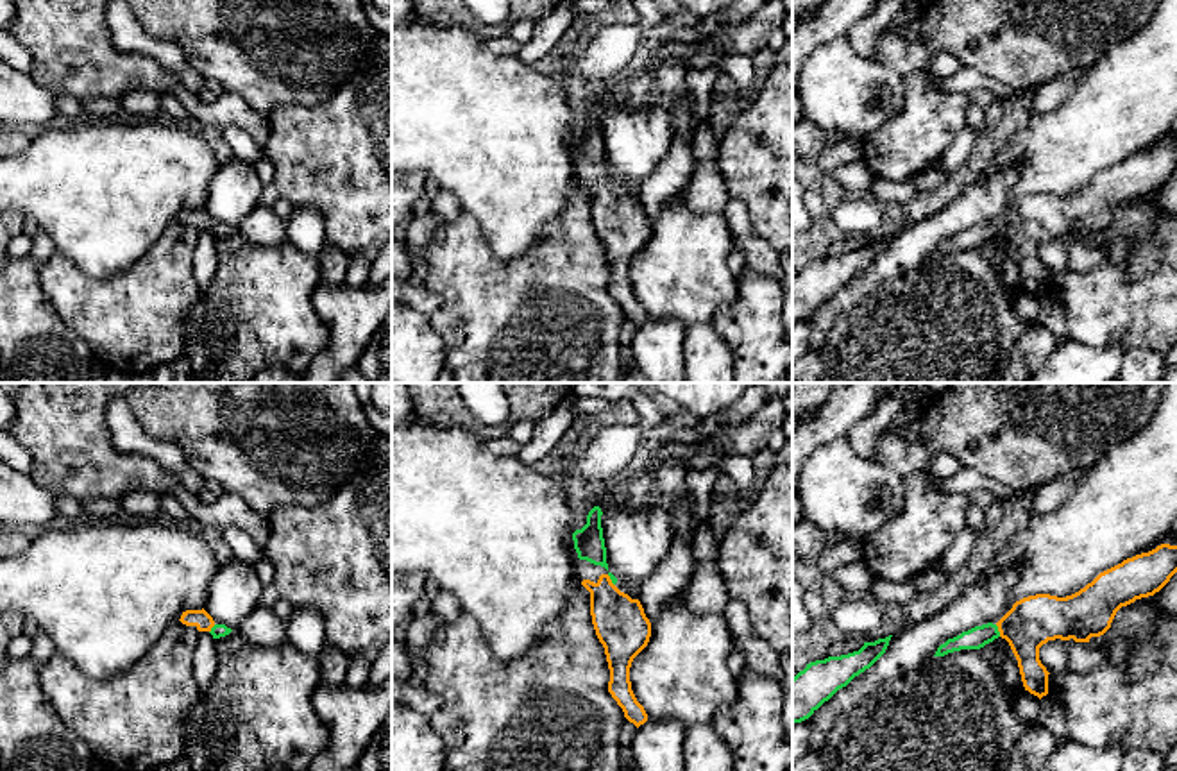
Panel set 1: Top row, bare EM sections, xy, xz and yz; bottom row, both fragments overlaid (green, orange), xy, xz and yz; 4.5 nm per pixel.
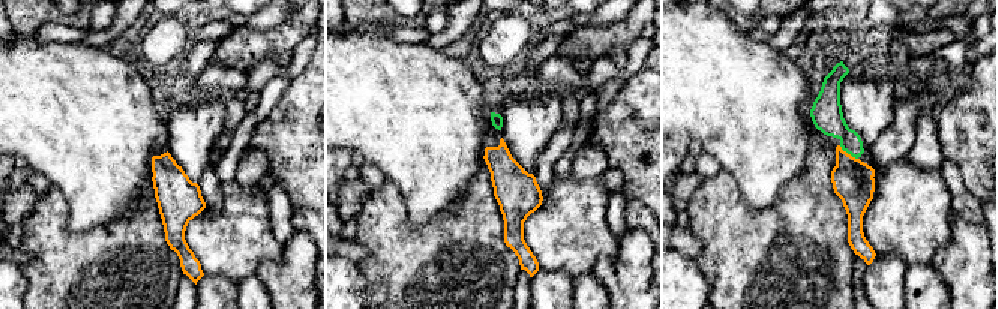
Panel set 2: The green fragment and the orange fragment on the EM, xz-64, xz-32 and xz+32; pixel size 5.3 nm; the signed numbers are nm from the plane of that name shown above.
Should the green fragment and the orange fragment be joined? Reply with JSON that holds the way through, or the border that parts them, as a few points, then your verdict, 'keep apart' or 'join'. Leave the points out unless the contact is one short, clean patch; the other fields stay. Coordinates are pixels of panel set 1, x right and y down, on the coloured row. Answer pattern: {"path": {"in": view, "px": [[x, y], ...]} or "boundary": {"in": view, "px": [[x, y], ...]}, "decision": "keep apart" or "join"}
{"path": {"in": "yz", "px": [[977, 637], [997, 630], [1027, 626], [1033, 621]]}, "decision": "join"}

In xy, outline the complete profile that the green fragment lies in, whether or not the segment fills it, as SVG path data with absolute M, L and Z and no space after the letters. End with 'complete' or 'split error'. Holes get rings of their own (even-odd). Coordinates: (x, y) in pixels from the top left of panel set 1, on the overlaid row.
M204 608L202 610L186 610L186 612L182 612L179 621L186 626L195 626L199 631L209 631L213 635L213 639L225 637L233 631L225 624L216 624Z | split error

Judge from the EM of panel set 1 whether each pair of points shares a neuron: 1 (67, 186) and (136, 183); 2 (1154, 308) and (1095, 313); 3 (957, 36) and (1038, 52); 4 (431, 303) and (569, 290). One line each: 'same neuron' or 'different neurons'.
1: same neuron
2: same neuron
3: same neuron
4: different neurons

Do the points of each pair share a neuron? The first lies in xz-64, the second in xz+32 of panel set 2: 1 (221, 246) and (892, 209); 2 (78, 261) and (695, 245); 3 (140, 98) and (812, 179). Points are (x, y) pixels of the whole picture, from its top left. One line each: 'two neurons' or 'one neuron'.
1: one neuron
2: two neurons
3: two neurons

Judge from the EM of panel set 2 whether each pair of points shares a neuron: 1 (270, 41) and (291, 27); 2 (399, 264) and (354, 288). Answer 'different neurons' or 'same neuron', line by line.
1: same neuron
2: different neurons

